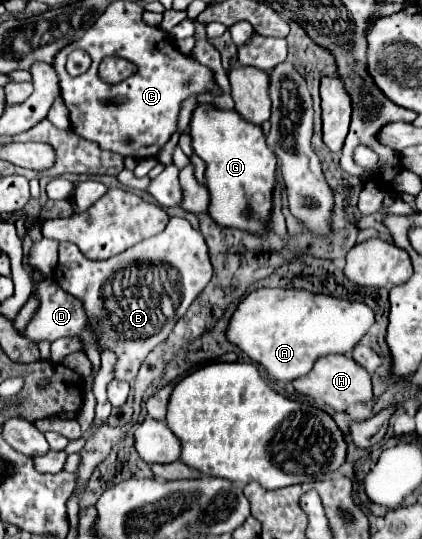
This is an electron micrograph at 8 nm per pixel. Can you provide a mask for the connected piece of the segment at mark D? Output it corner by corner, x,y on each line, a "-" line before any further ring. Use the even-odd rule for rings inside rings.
46,279
42,283
34,283
34,293
40,297
42,305
36,313
36,317
28,323
26,331
22,333
24,337
32,339
34,343
48,339
48,341
56,341
60,337
78,337
84,345
84,353
88,355
88,359
94,365
94,371
100,369
100,357
96,357
96,345
98,345
98,333
94,333
90,329
90,321
88,315
84,313
84,305
80,305
80,301
72,295
68,295
64,289
60,289
58,283
54,283
52,279

